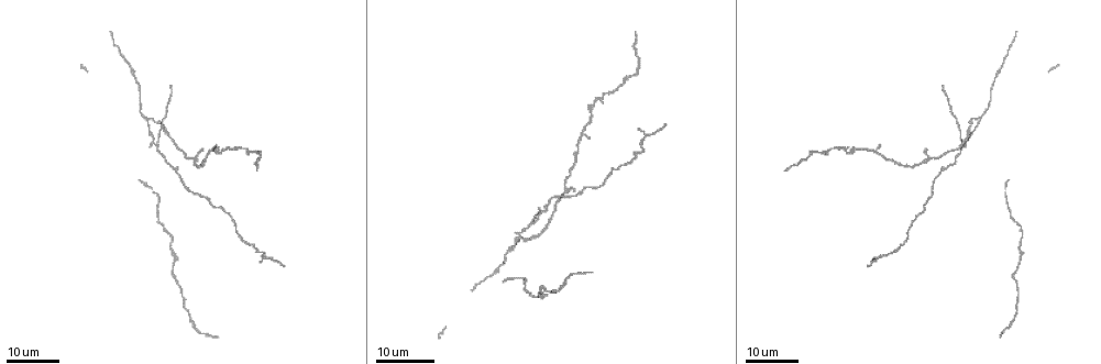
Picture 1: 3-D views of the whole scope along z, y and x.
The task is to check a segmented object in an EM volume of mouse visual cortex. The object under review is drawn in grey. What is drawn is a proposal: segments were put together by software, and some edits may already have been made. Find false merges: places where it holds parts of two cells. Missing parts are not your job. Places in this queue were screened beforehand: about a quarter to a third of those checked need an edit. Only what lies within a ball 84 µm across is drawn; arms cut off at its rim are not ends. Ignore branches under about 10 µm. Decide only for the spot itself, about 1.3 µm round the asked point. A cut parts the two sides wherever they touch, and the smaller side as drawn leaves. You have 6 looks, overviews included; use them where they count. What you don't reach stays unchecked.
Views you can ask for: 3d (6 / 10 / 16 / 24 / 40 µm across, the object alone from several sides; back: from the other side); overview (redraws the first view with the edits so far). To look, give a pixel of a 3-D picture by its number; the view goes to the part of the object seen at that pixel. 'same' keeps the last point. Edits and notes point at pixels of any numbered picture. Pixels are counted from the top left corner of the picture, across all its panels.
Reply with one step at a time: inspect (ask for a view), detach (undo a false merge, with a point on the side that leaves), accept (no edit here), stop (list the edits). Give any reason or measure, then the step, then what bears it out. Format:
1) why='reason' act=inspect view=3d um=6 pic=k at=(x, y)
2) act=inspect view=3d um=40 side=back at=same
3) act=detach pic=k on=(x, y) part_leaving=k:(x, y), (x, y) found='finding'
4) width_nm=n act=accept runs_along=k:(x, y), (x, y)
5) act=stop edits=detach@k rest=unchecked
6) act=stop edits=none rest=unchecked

why='thick turns thin' act=inspect view=3d um=16 pic=1 at=(1020, 259)

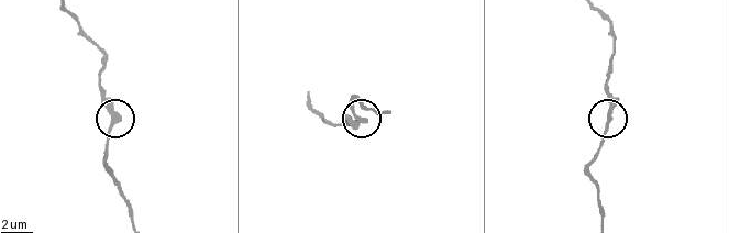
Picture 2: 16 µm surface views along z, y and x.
act=inspect view=3d um=10 pic=2 at=(359, 118)

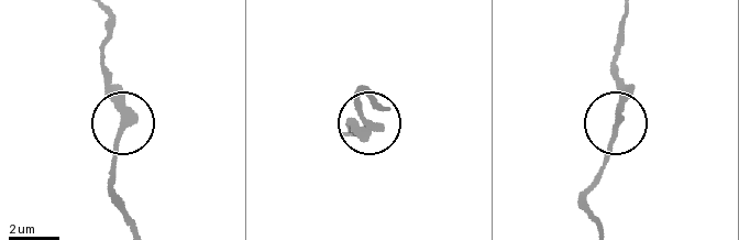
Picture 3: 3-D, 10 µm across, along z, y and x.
act=inspect view=3d um=10 side=back pic=3 at=(617, 125)

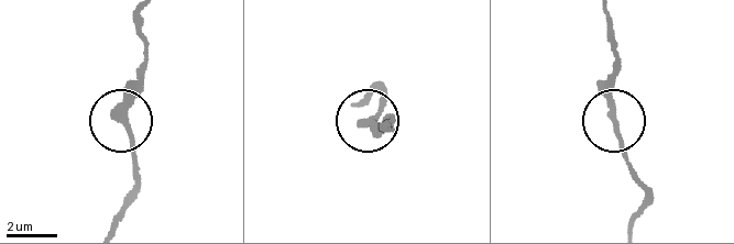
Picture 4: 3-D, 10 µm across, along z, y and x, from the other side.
act=accept found='continuous, no second cell'

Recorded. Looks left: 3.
why='three arms meet' act=inspect view=3d um=16 pic=1 at=(518, 235)

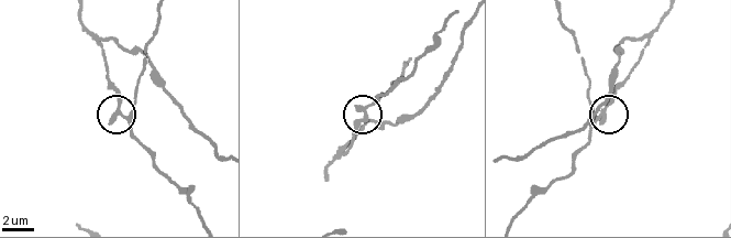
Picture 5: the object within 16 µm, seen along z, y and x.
act=inspect view=3d um=6 pic=5 at=(363, 110)

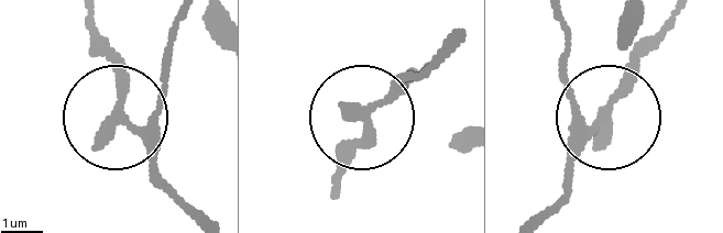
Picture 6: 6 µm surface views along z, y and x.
arms=3 act=accept found='one cell here'

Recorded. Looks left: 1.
act=stop edits=none rest=unchecked

